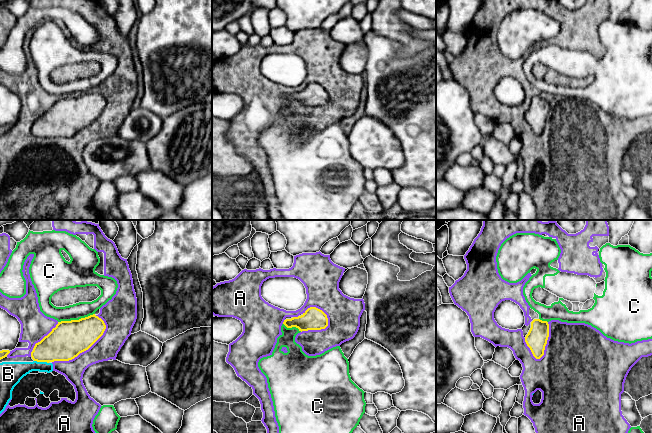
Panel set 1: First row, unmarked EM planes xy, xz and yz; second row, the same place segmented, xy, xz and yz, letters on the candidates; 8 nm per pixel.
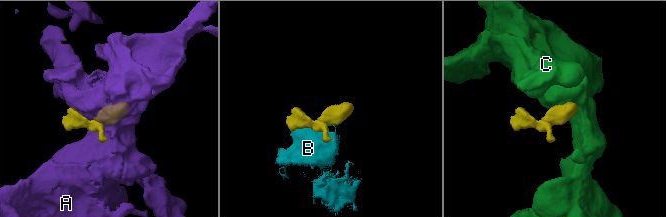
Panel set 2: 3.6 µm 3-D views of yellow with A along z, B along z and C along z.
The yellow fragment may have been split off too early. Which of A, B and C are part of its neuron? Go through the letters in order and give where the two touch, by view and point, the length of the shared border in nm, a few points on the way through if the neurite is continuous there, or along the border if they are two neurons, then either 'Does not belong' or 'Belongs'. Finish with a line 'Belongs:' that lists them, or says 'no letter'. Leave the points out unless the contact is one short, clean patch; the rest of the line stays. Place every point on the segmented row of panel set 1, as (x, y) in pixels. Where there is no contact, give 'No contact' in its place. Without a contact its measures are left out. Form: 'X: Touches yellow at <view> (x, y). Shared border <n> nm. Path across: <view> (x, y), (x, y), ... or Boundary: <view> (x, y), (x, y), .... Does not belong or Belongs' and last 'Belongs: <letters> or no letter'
A: Touches yellow at xy (83, 351). Shared border 550 nm. Does not belong
B: Touches yellow at xy (41, 361). Shared border 120 nm. Does not belong
C: Touches yellow at xy (76, 320). Shared border 300 nm. Boundary: xy (94, 313), (78, 319), (61, 320), (58, 322). Does not belong
Belongs: no letter

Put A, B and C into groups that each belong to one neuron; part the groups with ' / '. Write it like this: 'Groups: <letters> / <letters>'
Groups: A B / C

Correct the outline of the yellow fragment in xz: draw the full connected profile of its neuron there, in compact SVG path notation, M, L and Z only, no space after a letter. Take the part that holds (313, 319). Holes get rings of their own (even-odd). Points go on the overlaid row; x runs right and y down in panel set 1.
M316 307L308 308L301 316L284 320L287 328L296 327L299 331L321 330L328 326L327 315Z

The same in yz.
M534 319L531 322L531 328L529 332L525 337L525 342L536 359L540 359L544 355L548 337L548 322L540 319Z

